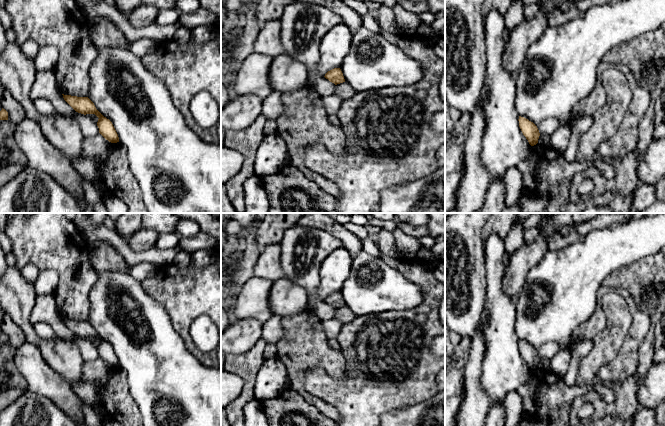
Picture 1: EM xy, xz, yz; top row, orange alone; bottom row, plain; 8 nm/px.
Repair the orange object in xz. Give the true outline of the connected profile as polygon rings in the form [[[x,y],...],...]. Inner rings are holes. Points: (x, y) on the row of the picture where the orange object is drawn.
[[[334,68],[328,71],[324,77],[335,85],[345,82],[343,73],[340,68]]]

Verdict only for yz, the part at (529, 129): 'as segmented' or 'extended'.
as segmented

